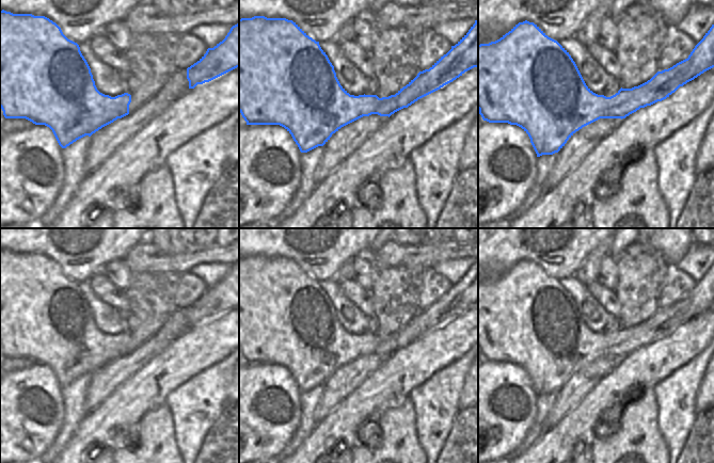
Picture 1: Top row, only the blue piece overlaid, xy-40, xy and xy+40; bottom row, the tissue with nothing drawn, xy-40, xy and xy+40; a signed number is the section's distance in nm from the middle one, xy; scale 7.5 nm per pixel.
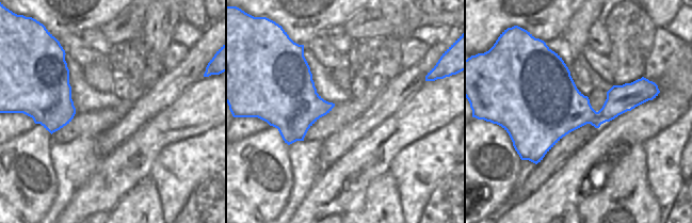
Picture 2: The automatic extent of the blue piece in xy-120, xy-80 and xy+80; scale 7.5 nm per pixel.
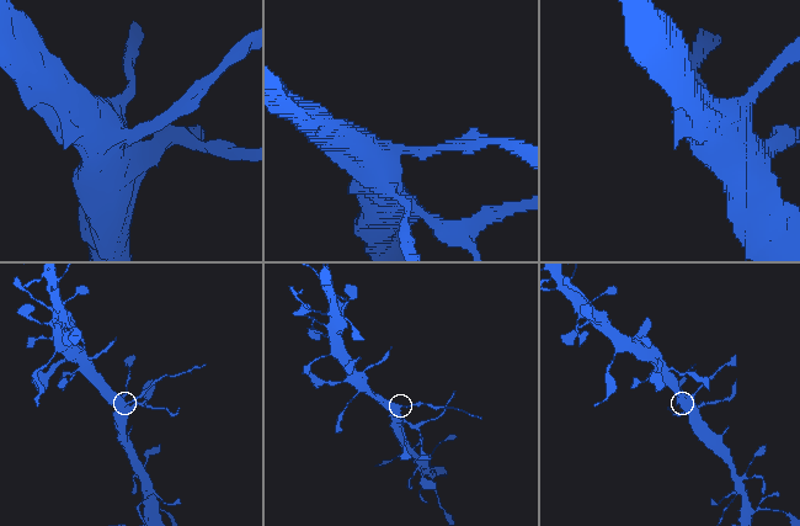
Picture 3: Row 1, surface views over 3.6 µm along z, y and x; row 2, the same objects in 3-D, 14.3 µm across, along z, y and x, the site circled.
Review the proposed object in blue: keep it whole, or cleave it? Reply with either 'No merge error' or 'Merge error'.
Merge error

